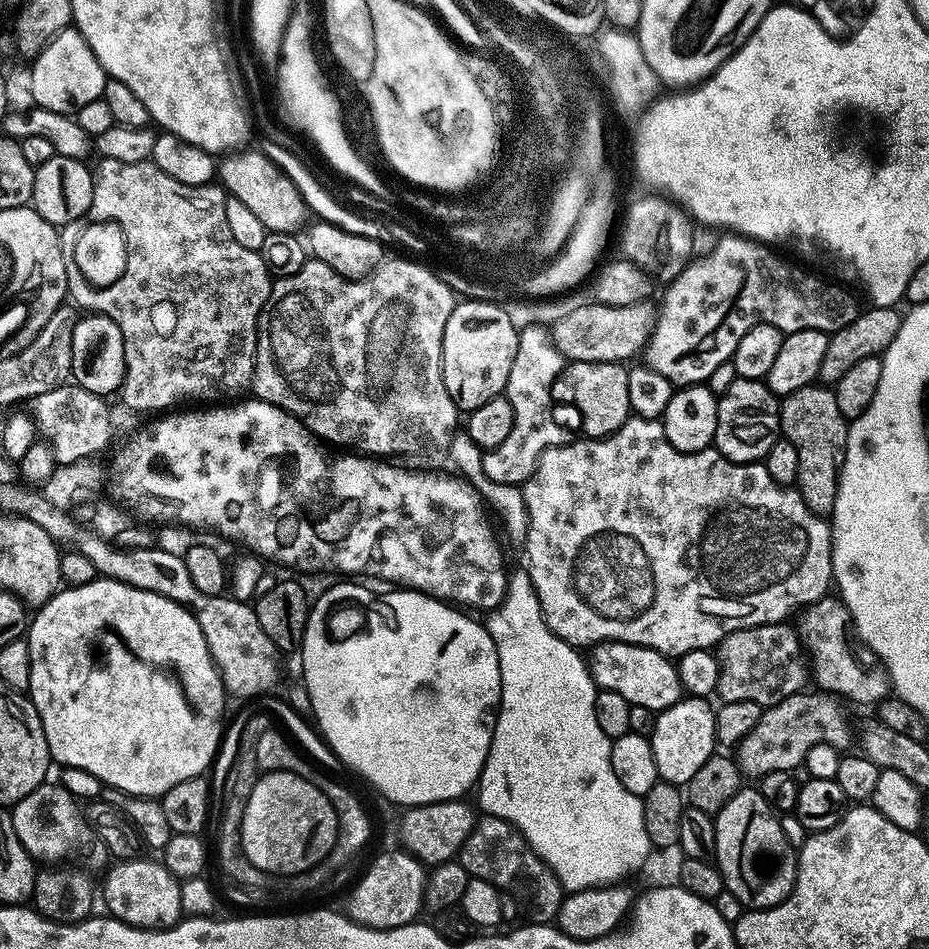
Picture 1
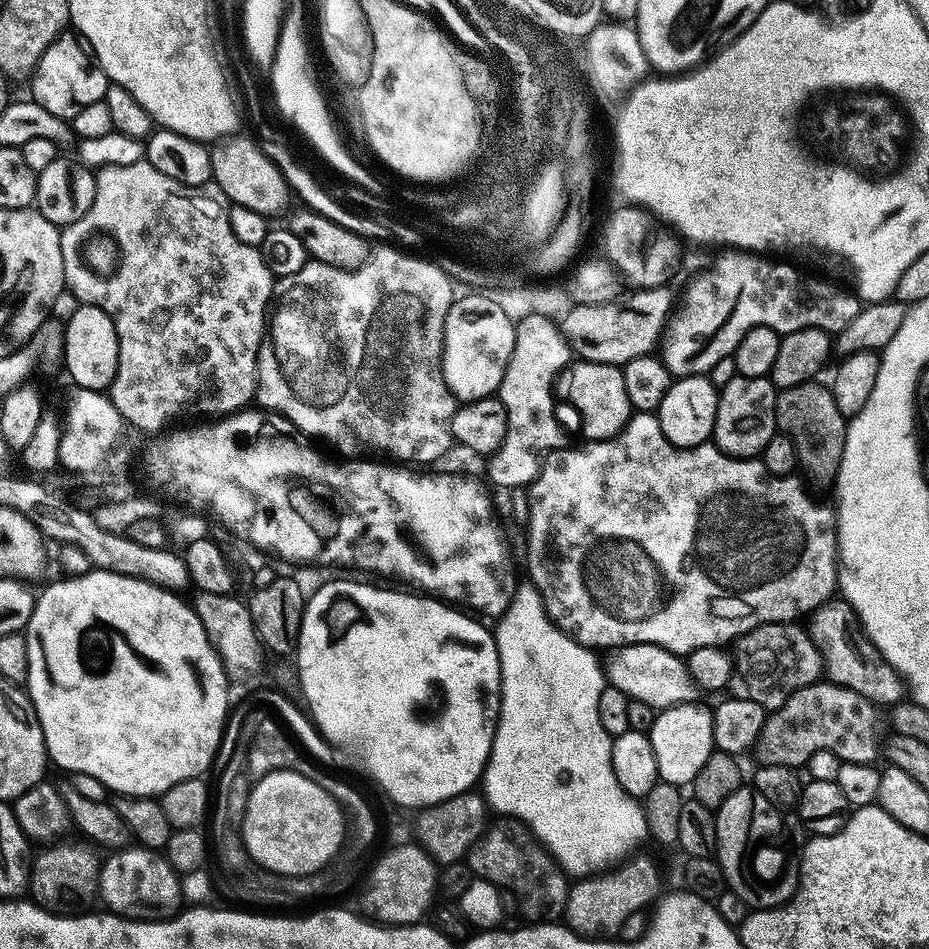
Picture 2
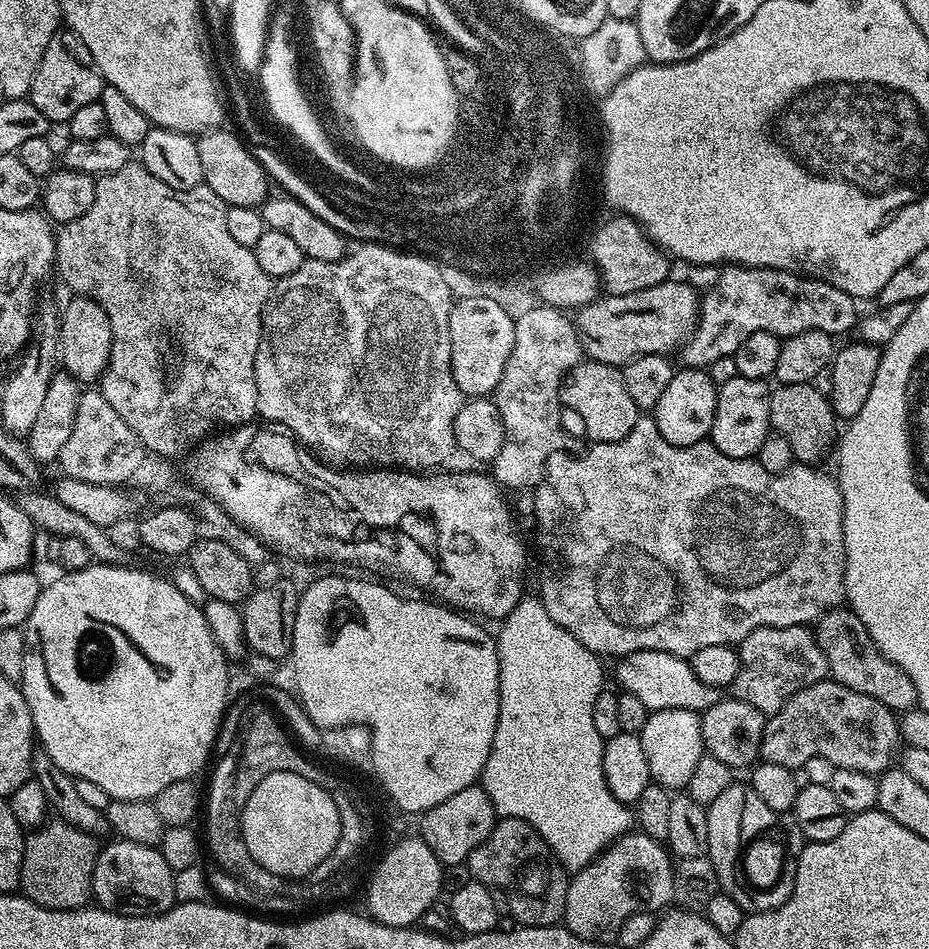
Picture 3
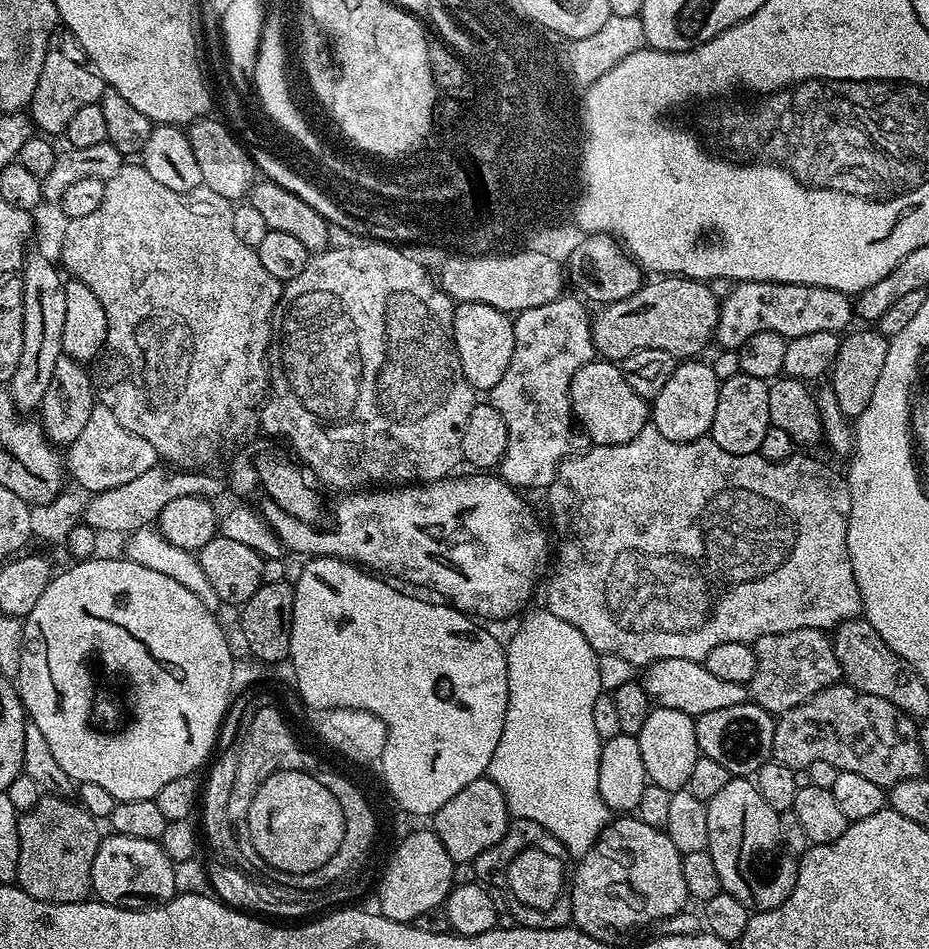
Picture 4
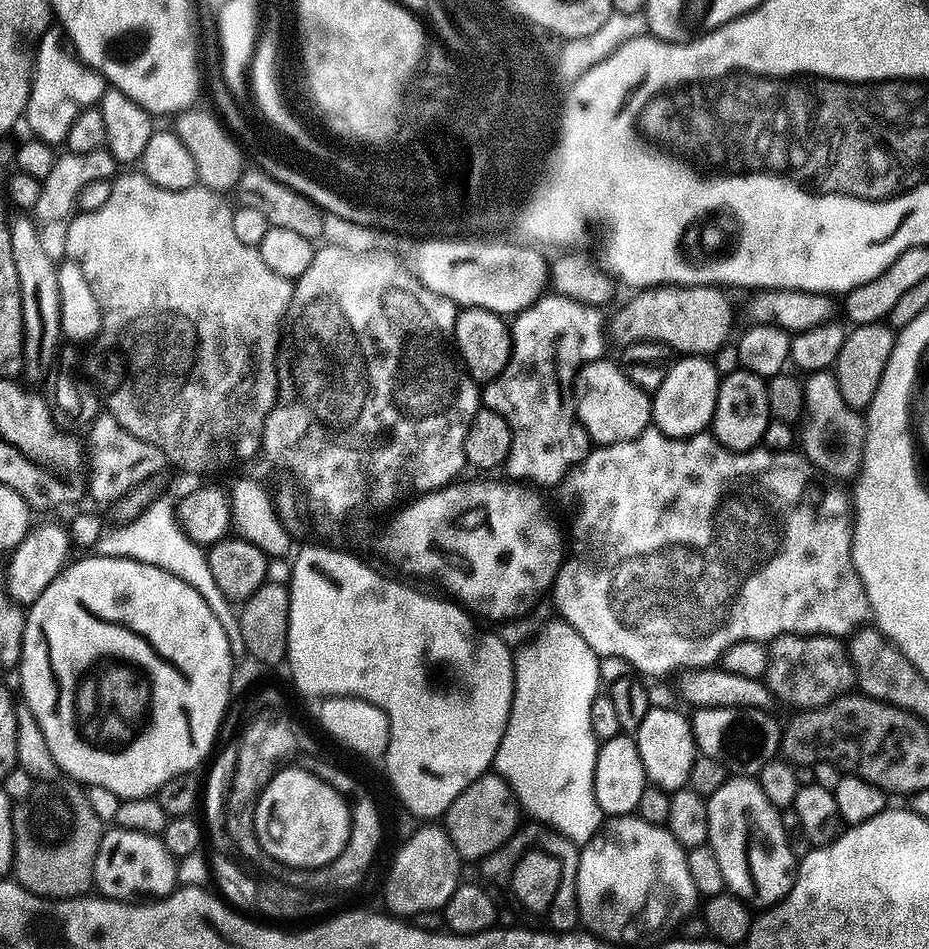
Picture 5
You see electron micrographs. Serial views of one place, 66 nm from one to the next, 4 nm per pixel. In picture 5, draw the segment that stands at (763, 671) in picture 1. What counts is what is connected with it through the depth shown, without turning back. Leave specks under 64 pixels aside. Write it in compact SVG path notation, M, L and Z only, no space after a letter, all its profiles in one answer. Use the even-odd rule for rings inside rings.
M775 636L767 645L768 665L764 675L764 683L768 691L777 701L789 704L792 710L820 708L829 704L837 696L853 691L856 684L856 671L852 669L852 660L848 657L848 649L834 636Z

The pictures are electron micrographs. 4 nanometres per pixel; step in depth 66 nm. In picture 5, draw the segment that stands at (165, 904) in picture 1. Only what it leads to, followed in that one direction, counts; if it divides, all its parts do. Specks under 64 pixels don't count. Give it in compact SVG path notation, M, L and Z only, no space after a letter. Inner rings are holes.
M112 826L100 839L98 854L94 858L92 882L95 891L106 900L151 902L176 891L176 862L177 857L166 850L160 836Z

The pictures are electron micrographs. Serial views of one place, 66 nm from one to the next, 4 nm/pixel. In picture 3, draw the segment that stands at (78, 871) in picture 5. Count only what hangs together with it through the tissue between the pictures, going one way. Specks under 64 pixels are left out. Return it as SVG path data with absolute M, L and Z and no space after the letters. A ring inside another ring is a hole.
M49 819L35 830L29 831L24 838L24 857L22 858L22 874L20 888L23 895L43 908L53 908L59 912L73 912L76 908L83 908L94 896L94 877L96 876L96 857L98 844L95 844L93 833L83 832L75 825L63 819Z

